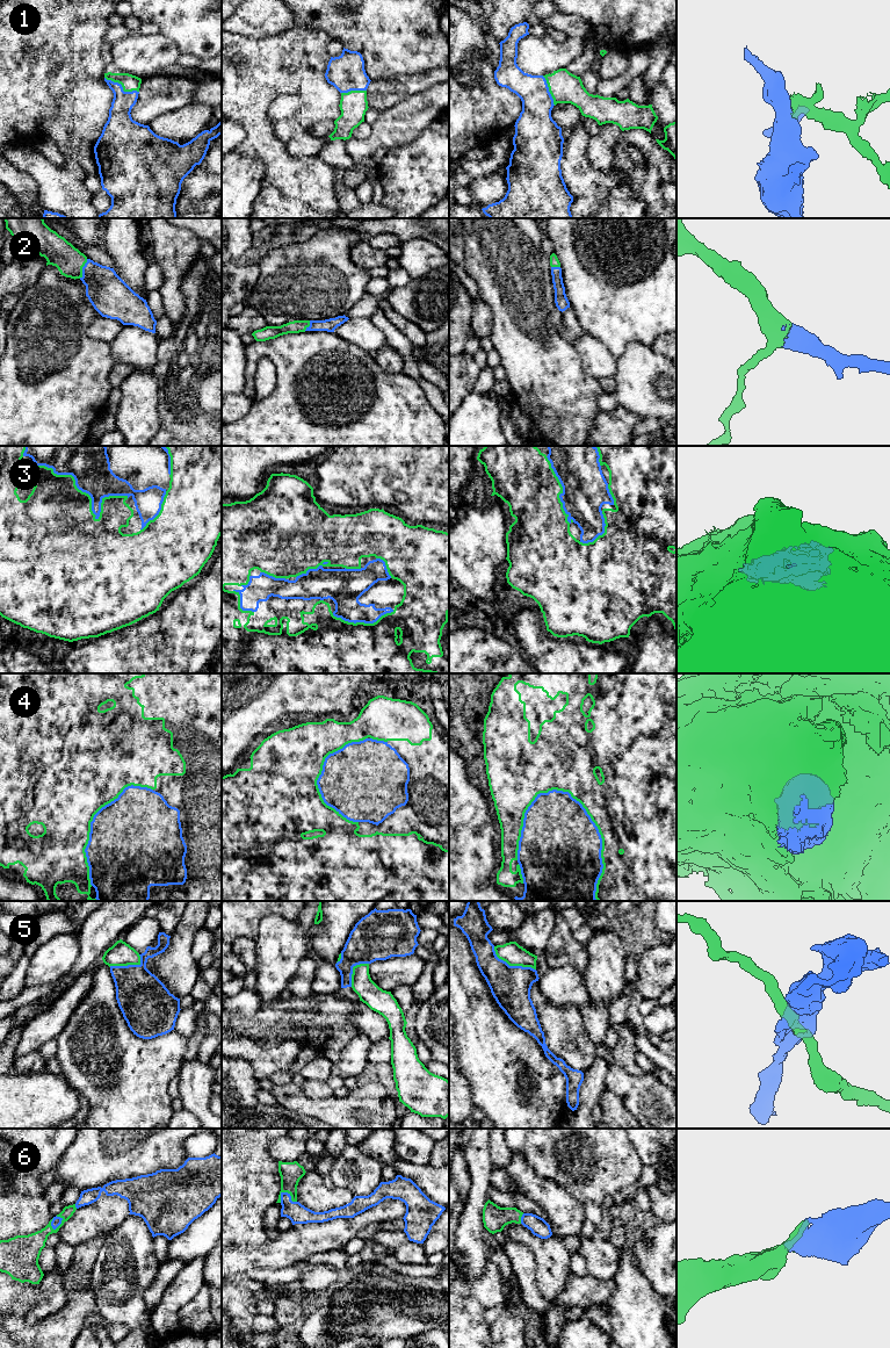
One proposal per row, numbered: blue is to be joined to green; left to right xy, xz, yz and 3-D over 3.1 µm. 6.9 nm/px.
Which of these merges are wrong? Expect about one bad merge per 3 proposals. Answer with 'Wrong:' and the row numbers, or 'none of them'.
Wrong: 5

